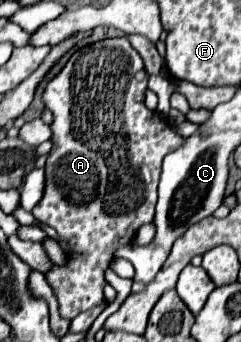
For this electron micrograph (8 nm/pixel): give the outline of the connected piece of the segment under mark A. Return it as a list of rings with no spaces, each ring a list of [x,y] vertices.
[[[104,38],[84,48],[78,48],[64,68],[46,84],[42,92],[44,104],[54,114],[52,150],[46,160],[46,188],[42,200],[34,206],[32,214],[40,222],[54,228],[70,248],[62,266],[52,264],[46,272],[46,280],[52,286],[60,316],[72,320],[80,312],[94,306],[108,304],[104,298],[106,270],[114,260],[114,252],[120,246],[134,244],[140,226],[154,220],[154,206],[158,198],[160,166],[166,154],[180,148],[186,138],[176,132],[170,120],[160,118],[156,110],[148,110],[144,104],[144,92],[148,84],[148,72],[140,54],[130,46],[128,38]]]

